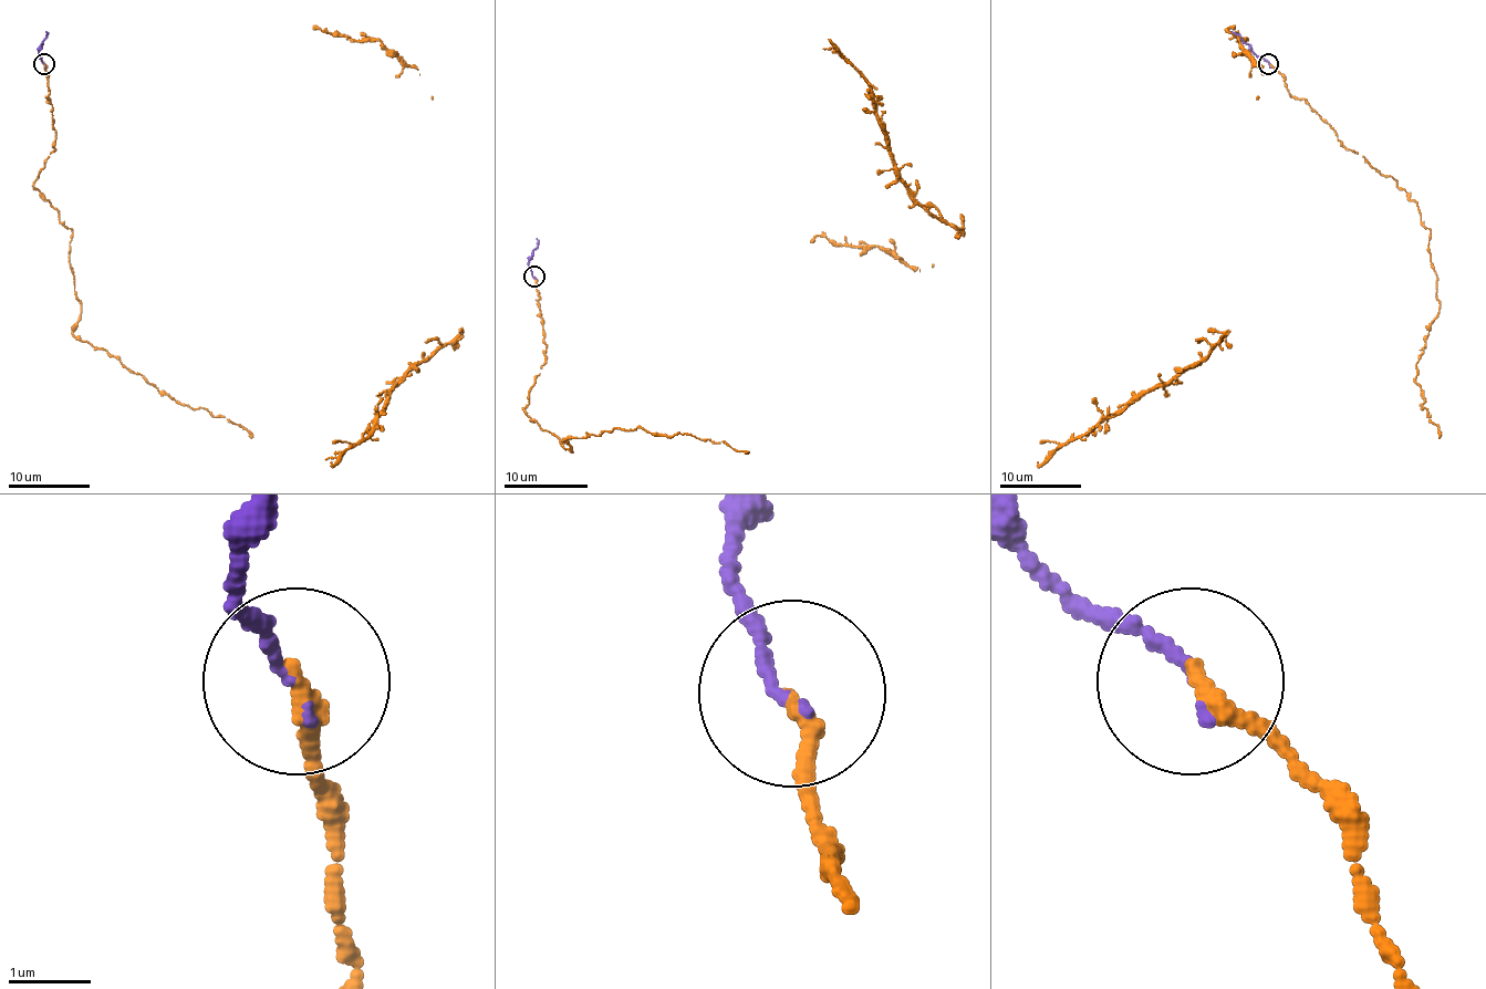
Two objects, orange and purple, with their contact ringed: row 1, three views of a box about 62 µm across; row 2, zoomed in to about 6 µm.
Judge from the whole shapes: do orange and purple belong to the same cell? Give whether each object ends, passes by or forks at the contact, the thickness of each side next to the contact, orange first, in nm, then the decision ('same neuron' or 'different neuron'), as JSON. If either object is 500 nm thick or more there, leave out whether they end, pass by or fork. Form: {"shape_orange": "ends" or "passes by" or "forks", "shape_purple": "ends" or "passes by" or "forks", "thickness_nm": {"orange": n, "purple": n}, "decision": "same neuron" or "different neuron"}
{"shape_orange": "ends", "shape_purple": "ends", "thickness_nm": {"orange": 240, "purple": 140}, "decision": "same neuron"}

